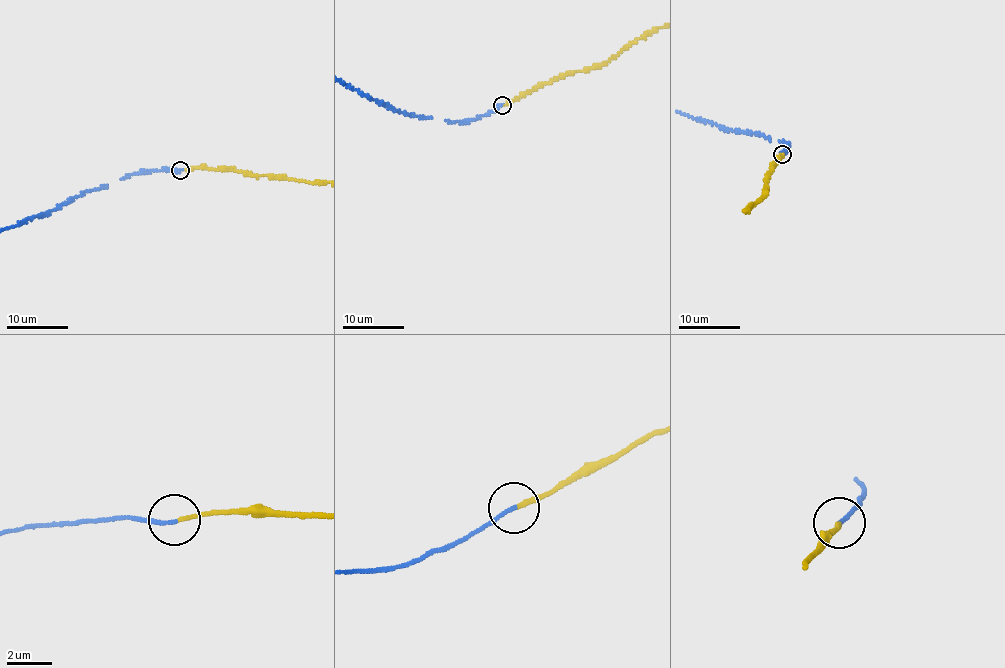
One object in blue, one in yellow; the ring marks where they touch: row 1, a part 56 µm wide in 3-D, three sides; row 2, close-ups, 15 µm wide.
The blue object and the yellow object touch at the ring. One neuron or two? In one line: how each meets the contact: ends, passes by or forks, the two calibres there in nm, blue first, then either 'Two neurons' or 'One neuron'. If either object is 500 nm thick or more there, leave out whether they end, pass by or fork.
At the ring blue ends. At the ring yellow ends. Thickness 170 nm (blue) against 180 nm. One neuron

